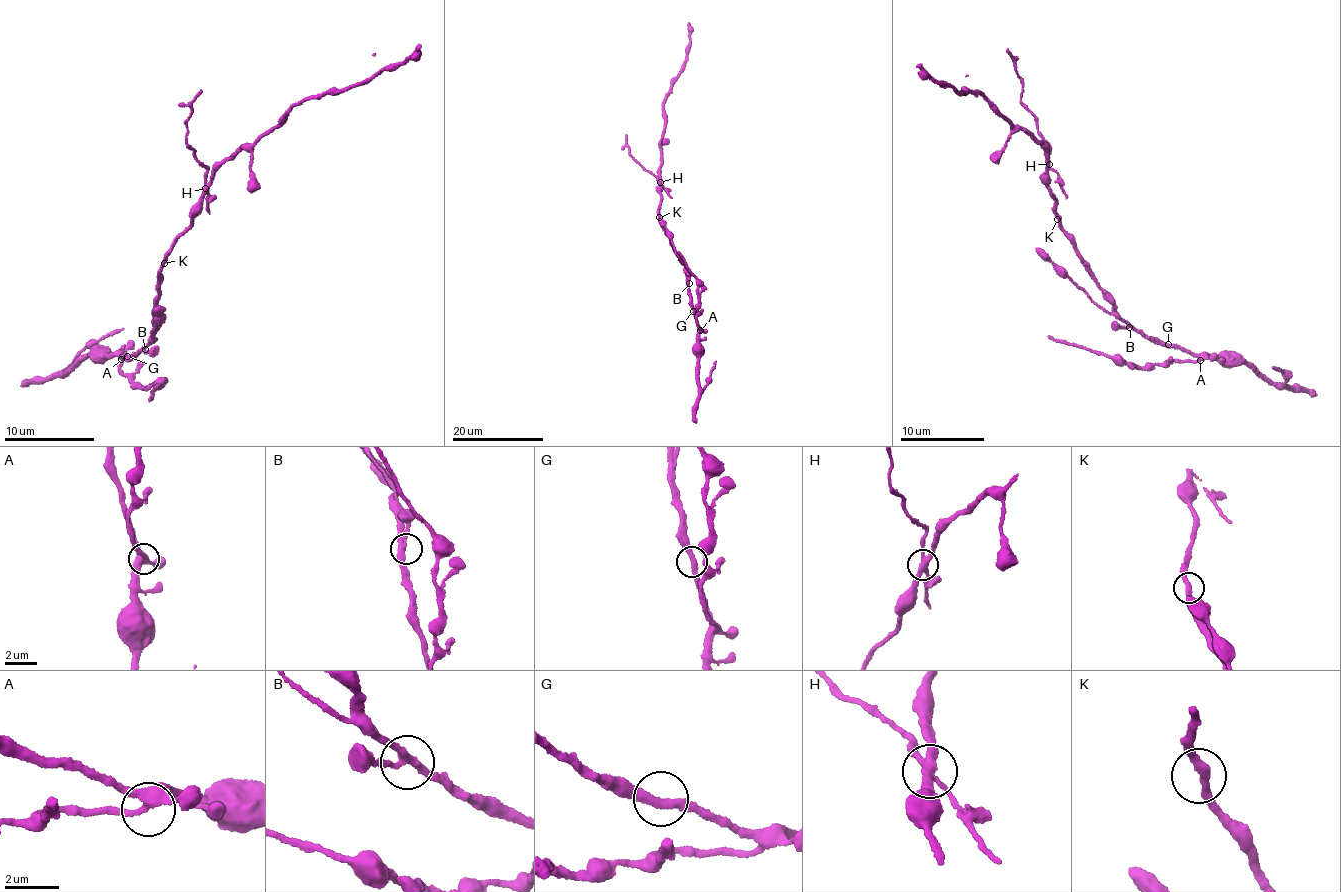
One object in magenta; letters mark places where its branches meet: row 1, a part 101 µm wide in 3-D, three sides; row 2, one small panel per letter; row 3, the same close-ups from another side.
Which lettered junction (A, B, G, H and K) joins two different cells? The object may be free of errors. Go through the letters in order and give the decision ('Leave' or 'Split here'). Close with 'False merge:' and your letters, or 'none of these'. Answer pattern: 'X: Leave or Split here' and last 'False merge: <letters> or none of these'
A: Leave
B: Leave
G: Leave
H: Split here
K: Leave
False merge: H

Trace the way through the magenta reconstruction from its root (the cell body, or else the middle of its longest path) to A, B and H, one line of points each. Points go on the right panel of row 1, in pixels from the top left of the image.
A: (1059, 219), (1061, 229), (1117, 316), (1145, 336), (1178, 344), (1200, 360)
B: (1059, 219), (1061, 229), (1073, 244), (1086, 271), (1104, 298), (1113, 306), (1117, 318), (1129, 327)
H: (1059, 219), (1055, 198), (1048, 185), (1049, 165)

